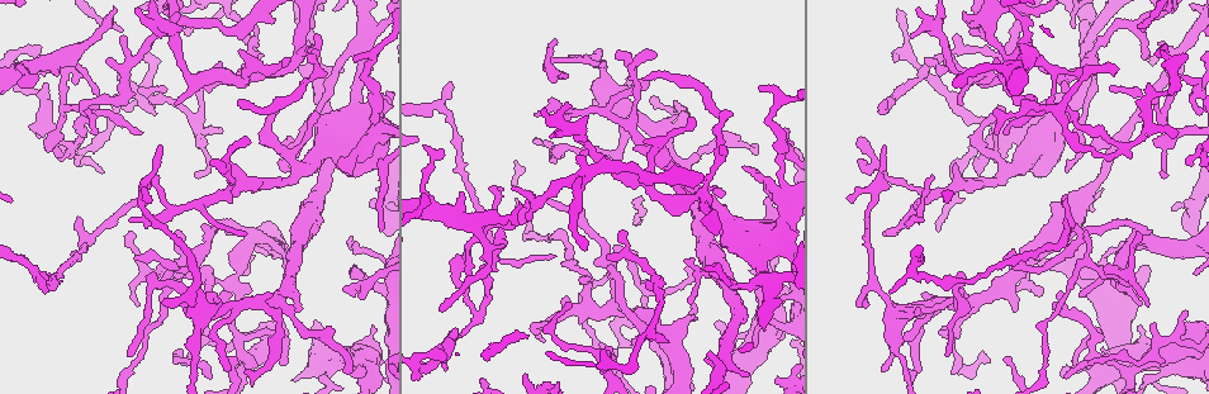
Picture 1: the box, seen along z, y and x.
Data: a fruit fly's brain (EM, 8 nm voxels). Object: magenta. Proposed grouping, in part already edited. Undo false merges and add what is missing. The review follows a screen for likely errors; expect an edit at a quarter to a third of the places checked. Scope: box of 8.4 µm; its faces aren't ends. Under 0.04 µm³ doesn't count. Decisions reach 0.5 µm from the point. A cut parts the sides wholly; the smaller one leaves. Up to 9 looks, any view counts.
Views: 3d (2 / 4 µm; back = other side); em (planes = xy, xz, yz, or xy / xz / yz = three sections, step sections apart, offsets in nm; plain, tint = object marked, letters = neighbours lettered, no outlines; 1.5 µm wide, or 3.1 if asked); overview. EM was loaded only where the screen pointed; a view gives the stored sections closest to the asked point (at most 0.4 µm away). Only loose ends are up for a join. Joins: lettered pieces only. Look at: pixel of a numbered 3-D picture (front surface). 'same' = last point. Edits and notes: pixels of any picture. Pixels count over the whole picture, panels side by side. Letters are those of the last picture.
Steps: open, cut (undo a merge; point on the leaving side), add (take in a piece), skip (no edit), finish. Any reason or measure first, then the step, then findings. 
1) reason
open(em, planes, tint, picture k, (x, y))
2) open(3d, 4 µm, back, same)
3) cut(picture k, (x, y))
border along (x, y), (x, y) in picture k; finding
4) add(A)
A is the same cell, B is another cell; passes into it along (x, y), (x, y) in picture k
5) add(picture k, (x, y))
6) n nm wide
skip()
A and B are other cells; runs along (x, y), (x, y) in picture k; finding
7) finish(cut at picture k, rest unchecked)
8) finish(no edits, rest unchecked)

branch stops here
open(3d, 2 µm, picture 1, (1000, 74))

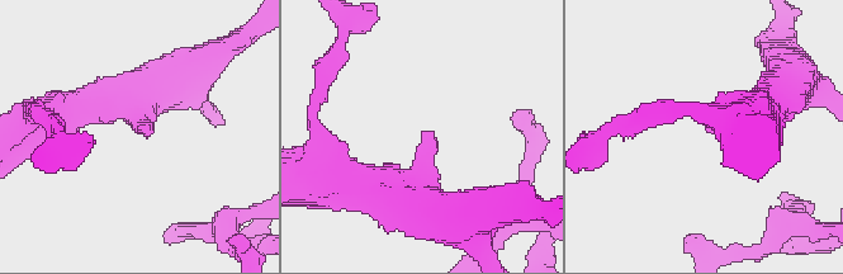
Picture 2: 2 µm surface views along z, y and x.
need the tissue
open(em, planes, letters, picture 2, (142, 125))

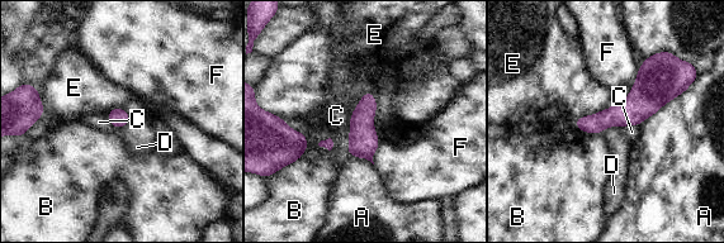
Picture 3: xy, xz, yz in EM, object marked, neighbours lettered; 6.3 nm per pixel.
skip()
A, B, C, D, E and F are other cells; none of them fits

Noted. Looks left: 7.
narrows sharply
open(em, xz, step 4, plain, picture 1, (629, 166))

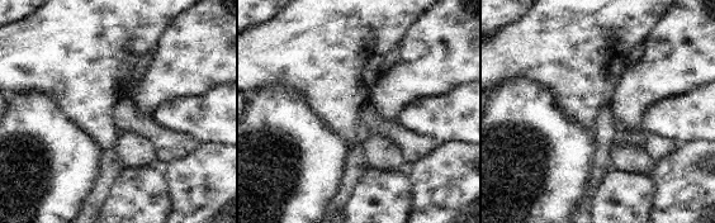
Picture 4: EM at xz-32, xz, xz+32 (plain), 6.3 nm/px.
what lies round it
open(em, xz, step 4, letters, same)

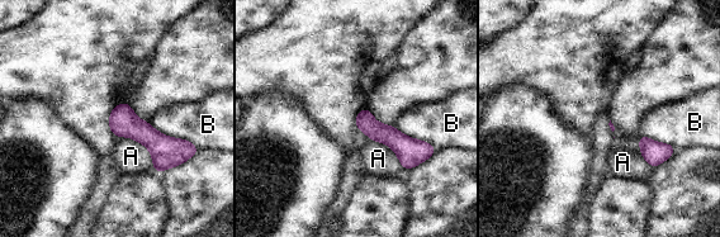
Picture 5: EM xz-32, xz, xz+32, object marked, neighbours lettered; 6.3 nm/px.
30 nm wide
skip()
A and B are other cells; all the same neuron

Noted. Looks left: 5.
tapers out
open(3d, 2 µm, picture 1, (579, 153))

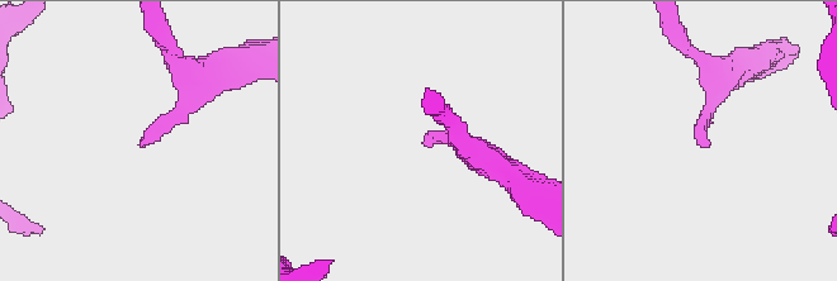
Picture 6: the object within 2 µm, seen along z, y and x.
open(em, planes, letters, picture 6, (139, 144))

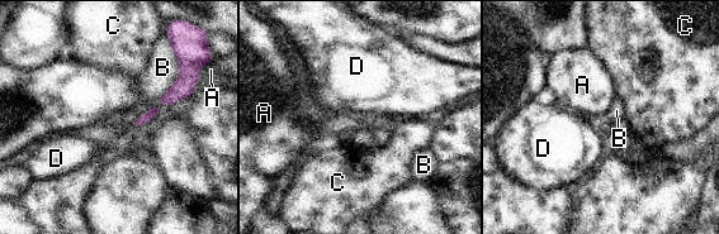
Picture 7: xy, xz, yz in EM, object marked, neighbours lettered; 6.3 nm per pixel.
skip()
A, B, C and D are other cells; none of them fits

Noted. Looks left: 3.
thick turns thin
open(em, yz, step 8, letters, picture 1, (360, 94))

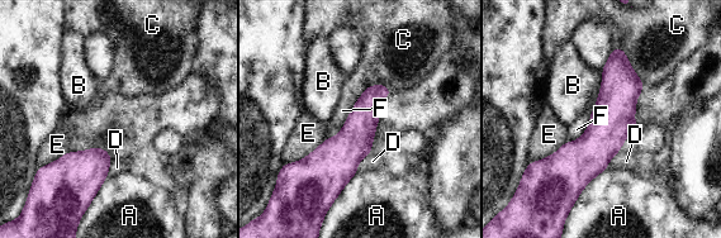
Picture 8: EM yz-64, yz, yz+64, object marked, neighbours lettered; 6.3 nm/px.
another direction
open(em, xz, step 4, letters, same)

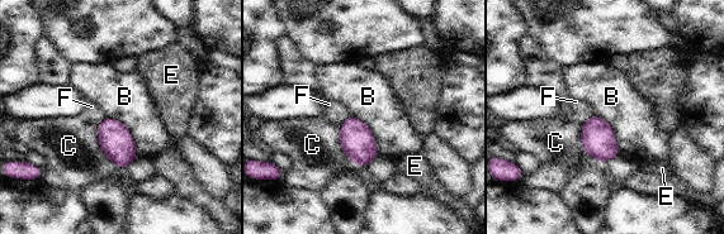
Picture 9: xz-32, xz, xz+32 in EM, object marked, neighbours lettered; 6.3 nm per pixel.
skip()
B, C, E and F are other cells; border along (105, 116), (124, 125), (138, 154) in picture 9; one neuron here

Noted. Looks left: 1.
finish(no edits, rest unchecked)

